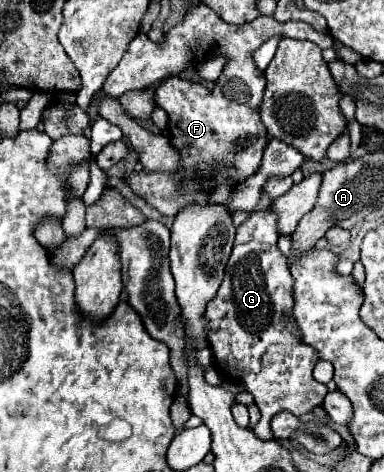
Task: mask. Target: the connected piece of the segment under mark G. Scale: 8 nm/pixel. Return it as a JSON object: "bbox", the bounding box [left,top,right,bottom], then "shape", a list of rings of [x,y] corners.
{"bbox":[203,206,327,440],"shape":[[[271,206],[253,212],[237,228],[223,284],[215,298],[207,302],[203,314],[219,372],[239,378],[261,410],[261,418],[253,429],[261,440],[274,438],[270,421],[277,412],[287,410],[293,416],[303,416],[321,406],[327,394],[327,386],[313,378],[315,350],[299,340],[299,328],[295,328],[295,318],[291,318],[293,276],[289,274],[287,258],[277,248],[277,238]]]}

